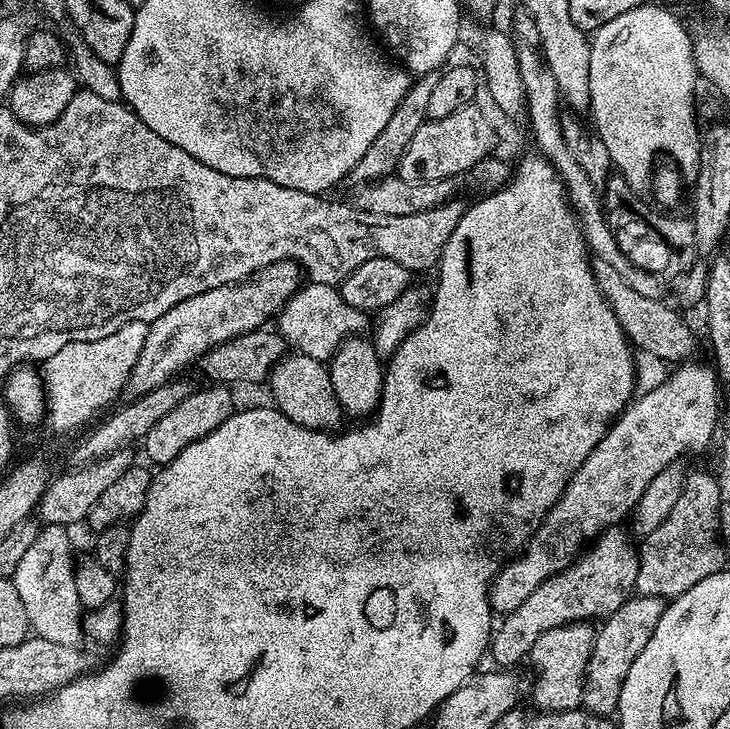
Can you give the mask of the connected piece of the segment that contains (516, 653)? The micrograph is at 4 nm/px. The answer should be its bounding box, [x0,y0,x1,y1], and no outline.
[490,527,640,666]

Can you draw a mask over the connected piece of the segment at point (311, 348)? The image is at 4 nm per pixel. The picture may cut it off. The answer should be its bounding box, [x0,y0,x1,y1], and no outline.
[278,284,368,362]

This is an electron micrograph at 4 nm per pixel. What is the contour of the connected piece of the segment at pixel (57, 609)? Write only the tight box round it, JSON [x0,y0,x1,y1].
[12,525,86,648]

